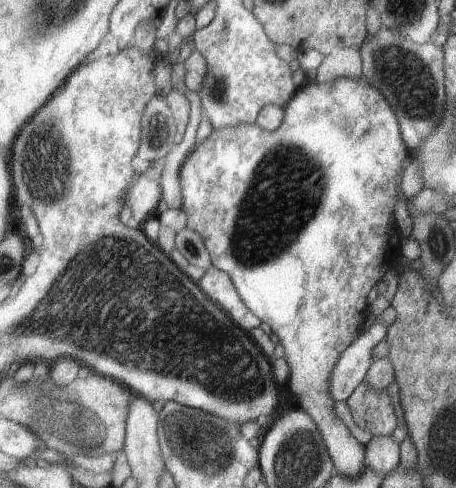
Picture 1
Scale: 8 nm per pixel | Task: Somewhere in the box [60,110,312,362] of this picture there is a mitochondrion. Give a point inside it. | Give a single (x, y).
(158, 128)

